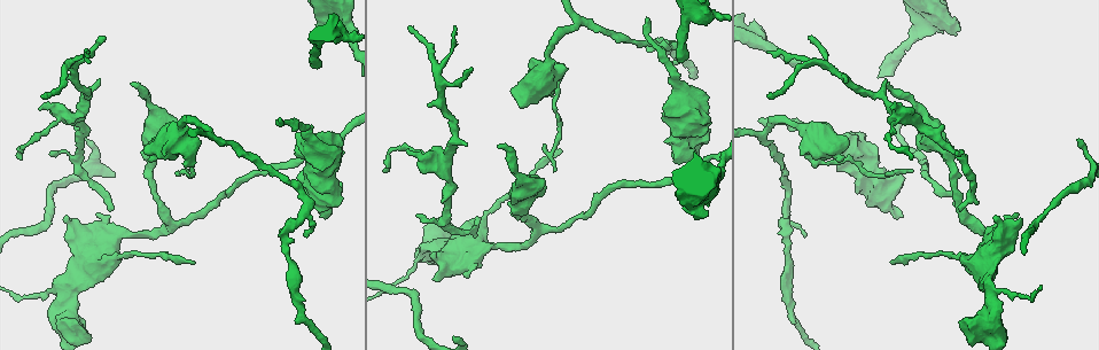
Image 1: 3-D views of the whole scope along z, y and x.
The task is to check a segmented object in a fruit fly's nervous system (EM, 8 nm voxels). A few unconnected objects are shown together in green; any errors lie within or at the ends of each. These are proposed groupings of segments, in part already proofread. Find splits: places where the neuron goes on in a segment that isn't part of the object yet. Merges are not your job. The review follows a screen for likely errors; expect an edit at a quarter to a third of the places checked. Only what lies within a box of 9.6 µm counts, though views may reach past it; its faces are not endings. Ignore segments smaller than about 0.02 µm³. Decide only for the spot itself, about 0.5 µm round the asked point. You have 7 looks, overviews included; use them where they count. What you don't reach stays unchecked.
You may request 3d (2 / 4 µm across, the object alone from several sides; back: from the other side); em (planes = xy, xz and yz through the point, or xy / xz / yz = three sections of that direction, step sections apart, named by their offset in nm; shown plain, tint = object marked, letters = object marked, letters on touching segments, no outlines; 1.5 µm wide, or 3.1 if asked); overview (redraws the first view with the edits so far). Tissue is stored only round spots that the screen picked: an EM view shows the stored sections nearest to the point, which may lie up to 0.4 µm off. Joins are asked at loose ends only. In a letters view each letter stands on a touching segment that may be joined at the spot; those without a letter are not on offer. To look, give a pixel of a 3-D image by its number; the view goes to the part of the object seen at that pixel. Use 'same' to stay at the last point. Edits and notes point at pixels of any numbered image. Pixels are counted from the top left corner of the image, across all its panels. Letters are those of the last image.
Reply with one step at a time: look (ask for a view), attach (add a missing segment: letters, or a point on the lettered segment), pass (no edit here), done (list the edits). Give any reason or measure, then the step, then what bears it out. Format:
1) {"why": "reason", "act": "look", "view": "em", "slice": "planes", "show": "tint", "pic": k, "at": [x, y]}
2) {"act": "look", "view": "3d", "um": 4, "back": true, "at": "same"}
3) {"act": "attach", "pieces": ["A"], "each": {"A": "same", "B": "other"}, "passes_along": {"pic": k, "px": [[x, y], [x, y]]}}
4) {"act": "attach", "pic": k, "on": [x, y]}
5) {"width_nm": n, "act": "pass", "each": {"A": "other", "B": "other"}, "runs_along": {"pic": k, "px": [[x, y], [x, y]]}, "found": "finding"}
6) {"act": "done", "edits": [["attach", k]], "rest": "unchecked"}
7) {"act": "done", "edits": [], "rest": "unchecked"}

{"why": "tapers out", "act": "look", "view": "em", "slice": "planes", "show": "letters", "pic": 1, "at": [109, 209]}

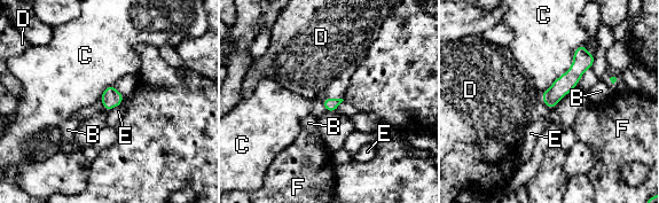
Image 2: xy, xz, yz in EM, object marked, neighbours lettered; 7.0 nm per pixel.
{"act": "attach", "pieces": ["D"], "each": {"B": "other", "C": "other", "D": "same", "E": "other", "F": "other"}, "found": "the neuron continues"}

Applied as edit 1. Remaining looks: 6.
{"why": "stops while still wide", "act": "look", "view": "em", "slice": "xz", "step": 4, "show": "letters", "pic": 1, "at": [326, 217]}

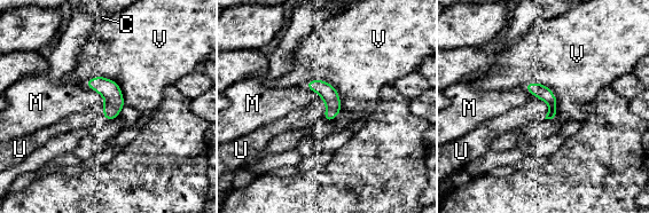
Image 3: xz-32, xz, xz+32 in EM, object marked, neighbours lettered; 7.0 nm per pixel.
{"why": "cut it another way", "act": "look", "view": "em", "slice": "planes", "show": "letters", "at": "same"}

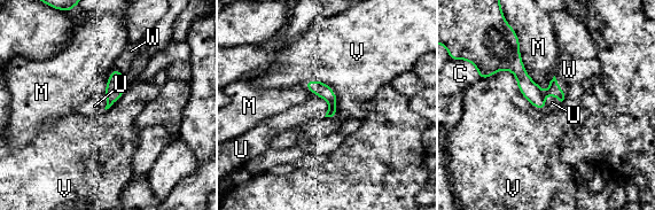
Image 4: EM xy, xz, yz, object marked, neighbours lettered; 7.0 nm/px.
{"act": "attach", "pieces": ["U"], "each": {"C": "other", "M": "other", "U": "same", "V": "other", "W": "other"}, "found": "the neuron continues"}

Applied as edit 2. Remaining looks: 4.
{"why": "redraw", "act": "look", "view": "overview"}

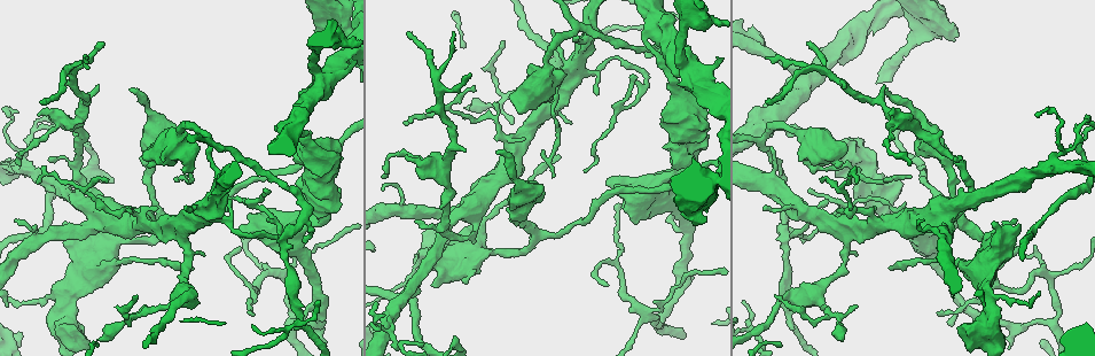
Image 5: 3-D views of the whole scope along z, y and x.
{"why": "an open end", "act": "look", "view": "em", "slice": "yz", "step": 4, "show": "letters", "pic": 5, "at": [950, 323]}

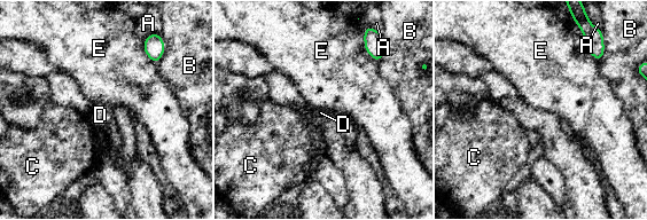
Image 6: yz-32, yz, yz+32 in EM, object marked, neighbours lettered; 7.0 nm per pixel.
{"act": "look", "view": "em", "slice": "planes", "show": "letters", "at": "same"}

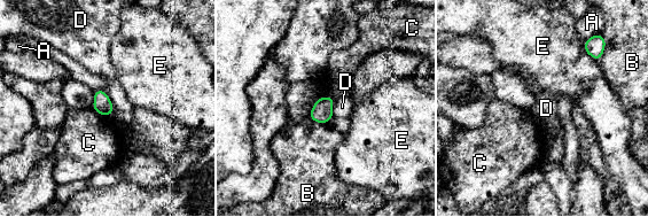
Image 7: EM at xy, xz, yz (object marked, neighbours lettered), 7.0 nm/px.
{"act": "pass", "each": {"A": "other", "B": "other", "C": "other", "D": "other", "E": "other"}, "border": {"pic": 7, "px": [[92, 108], [99, 114], [112, 115]]}, "found": "none of them fits"}

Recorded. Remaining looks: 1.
{"act": "done", "edits": [["attach", 2], ["attach", 4]], "rest": "unchecked"}

